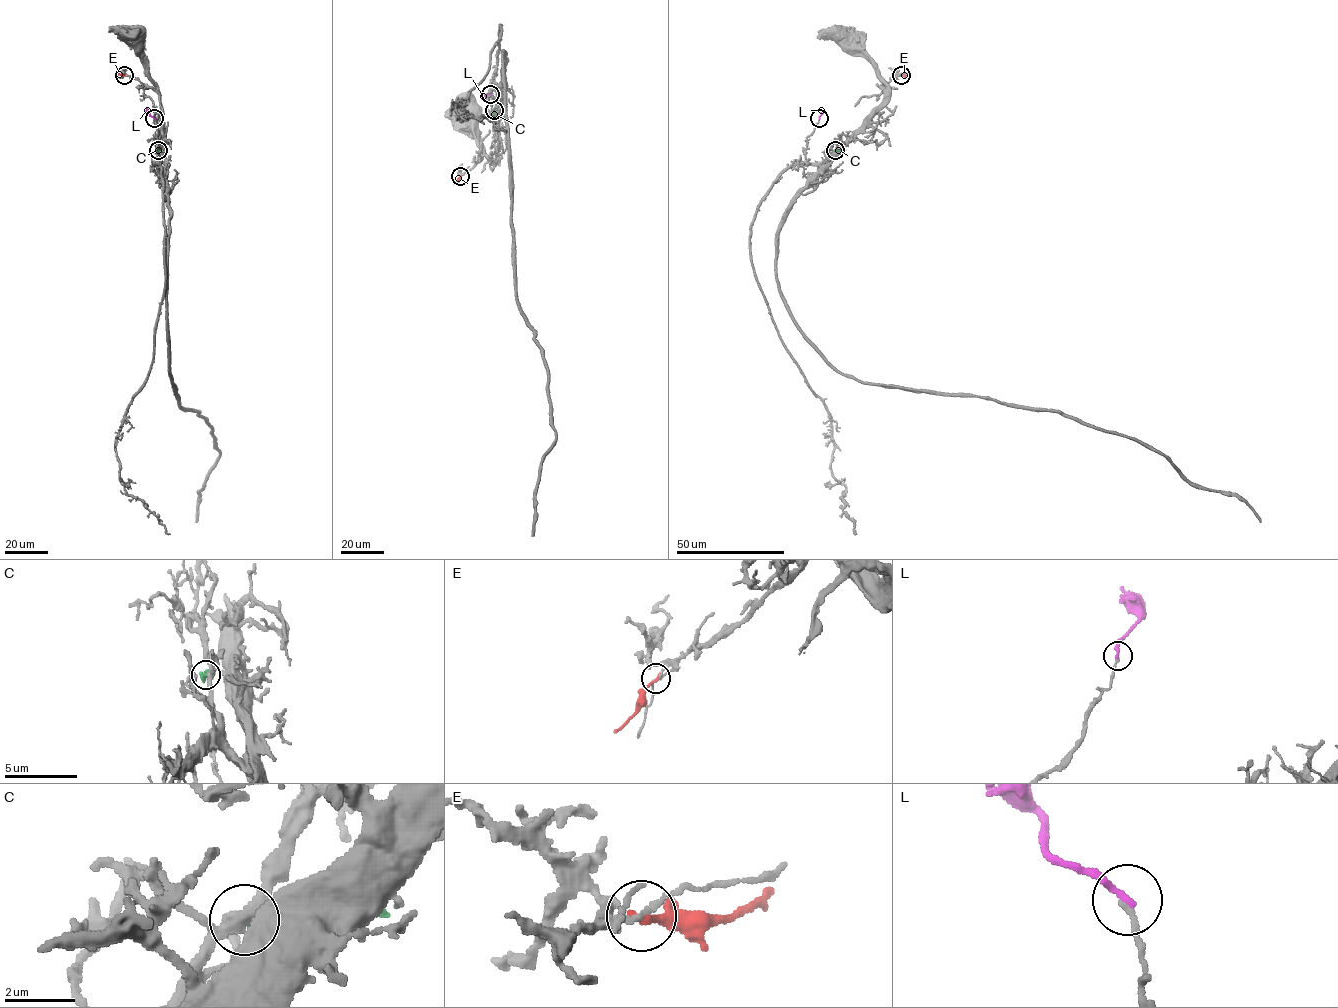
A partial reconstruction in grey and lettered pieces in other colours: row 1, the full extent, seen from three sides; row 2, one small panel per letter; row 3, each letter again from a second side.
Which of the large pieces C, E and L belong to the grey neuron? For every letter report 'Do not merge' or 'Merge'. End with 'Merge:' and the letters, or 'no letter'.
C: Do not merge
E: Do not merge
L: Do not merge
Merge: no letter

